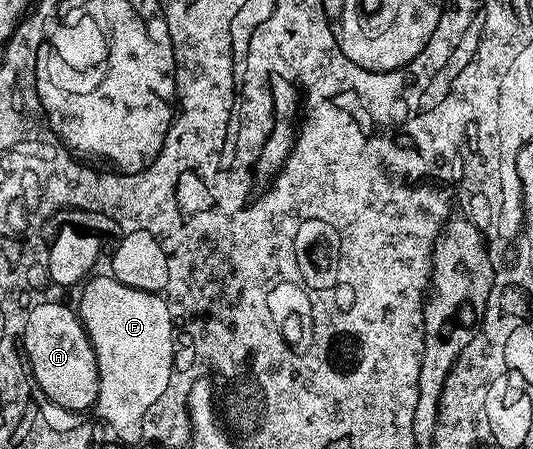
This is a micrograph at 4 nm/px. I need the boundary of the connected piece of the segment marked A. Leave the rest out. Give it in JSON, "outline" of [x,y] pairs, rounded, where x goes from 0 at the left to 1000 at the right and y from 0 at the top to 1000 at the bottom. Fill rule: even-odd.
{"outline":[[[68,675],[49,695],[39,780],[75,871],[84,875],[92,895],[126,915],[158,920],[189,880],[186,815],[171,755],[148,713],[143,686],[124,684],[122,675]]]}

